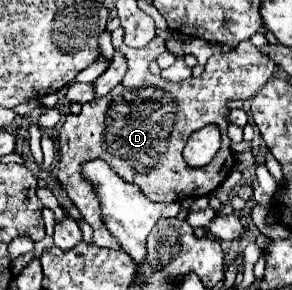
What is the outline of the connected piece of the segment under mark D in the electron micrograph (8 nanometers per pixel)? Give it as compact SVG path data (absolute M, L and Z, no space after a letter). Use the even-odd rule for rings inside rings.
M118 28L112 32L112 46L120 50L128 60L128 72L110 94L84 104L82 114L66 116L64 126L58 130L58 150L62 154L58 180L62 182L70 200L82 212L84 220L92 226L94 244L100 248L122 250L122 246L112 238L112 234L108 234L108 228L100 218L100 204L96 194L90 190L90 182L80 176L82 164L92 158L108 162L108 166L112 166L112 170L116 170L120 178L140 186L140 192L146 194L146 198L152 202L176 202L184 200L186 196L208 196L224 182L224 178L232 172L236 164L234 154L230 150L230 138L226 134L226 104L230 100L254 98L256 92L272 78L276 64L268 56L260 54L260 50L248 40L236 46L232 52L220 52L218 56L214 54L206 62L206 70L200 78L188 78L180 84L174 84L164 80L162 76L150 74L150 63L166 50L162 38L156 36L148 46L136 50L128 48L122 42L122 28ZM208 124L220 128L222 146L208 166L194 170L186 166L182 150L188 136L196 128L204 128Z

